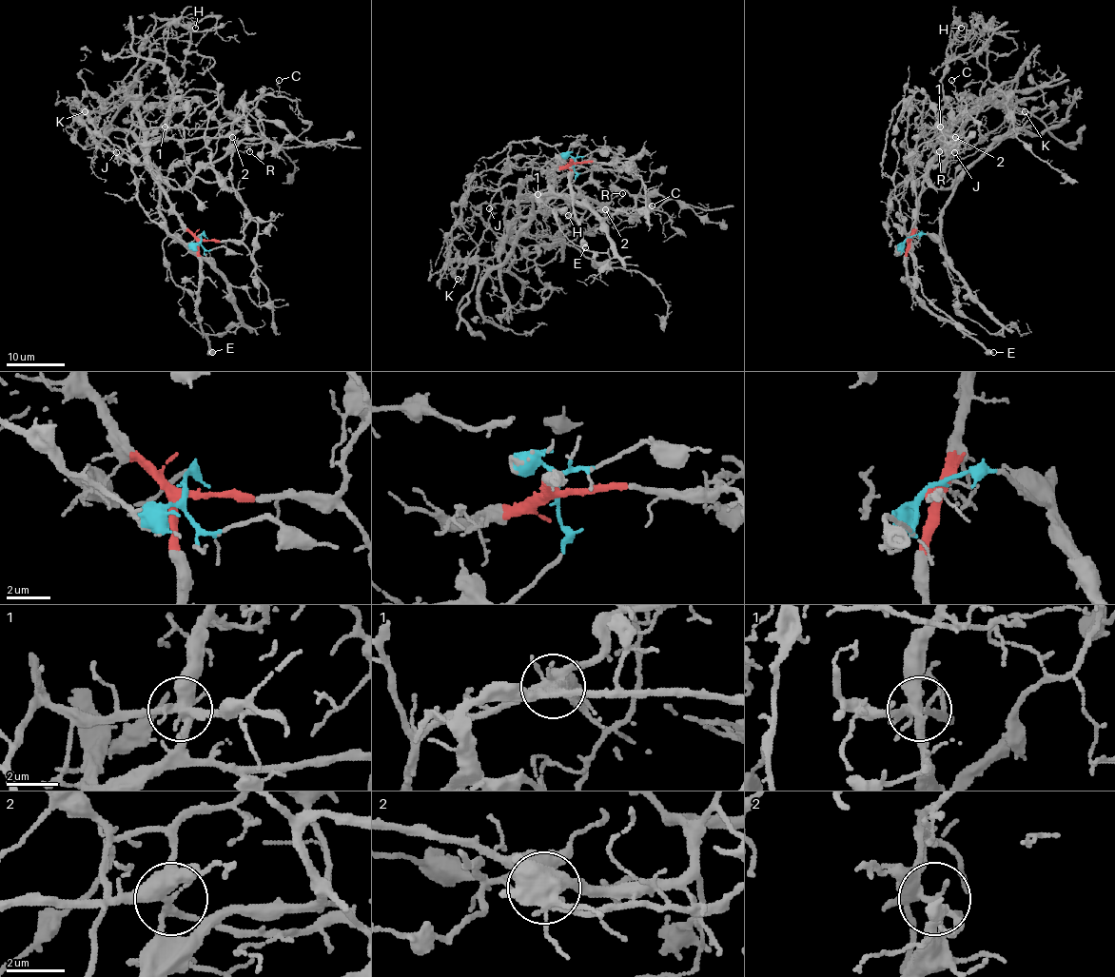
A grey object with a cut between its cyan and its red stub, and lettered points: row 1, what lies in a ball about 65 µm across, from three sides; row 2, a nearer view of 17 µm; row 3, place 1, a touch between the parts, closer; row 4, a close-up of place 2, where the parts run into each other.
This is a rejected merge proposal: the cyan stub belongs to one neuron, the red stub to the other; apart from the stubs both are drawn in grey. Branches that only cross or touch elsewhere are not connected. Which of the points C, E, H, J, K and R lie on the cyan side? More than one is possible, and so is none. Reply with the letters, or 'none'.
none

